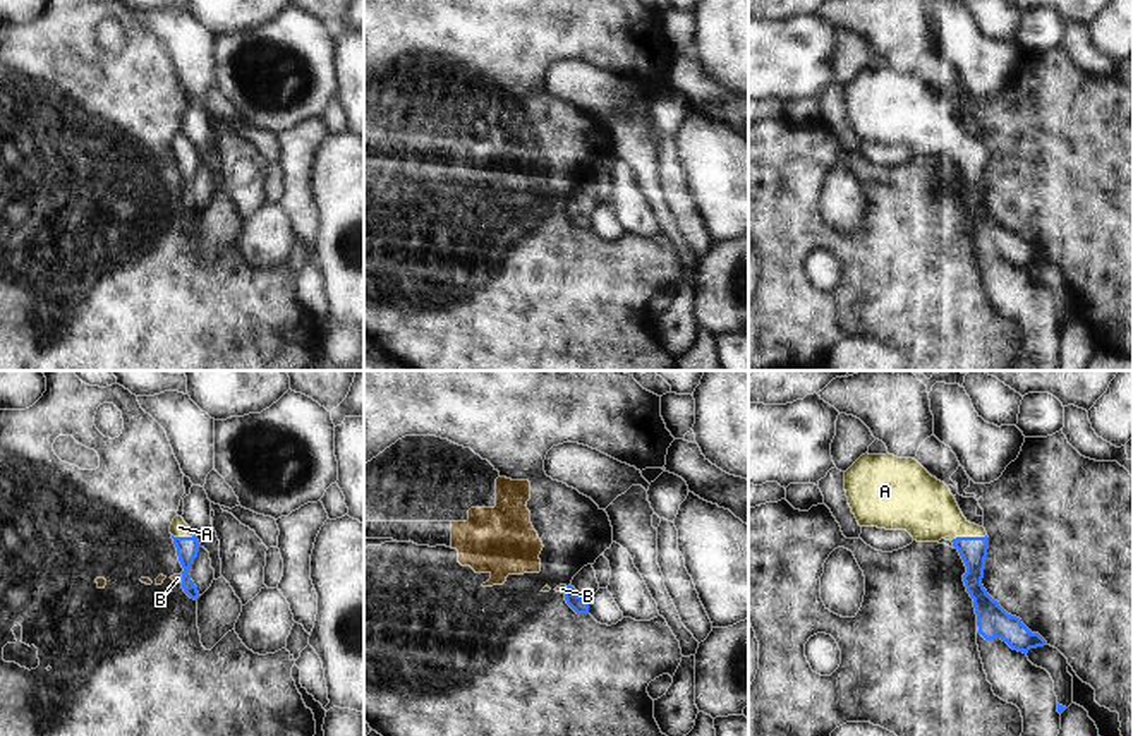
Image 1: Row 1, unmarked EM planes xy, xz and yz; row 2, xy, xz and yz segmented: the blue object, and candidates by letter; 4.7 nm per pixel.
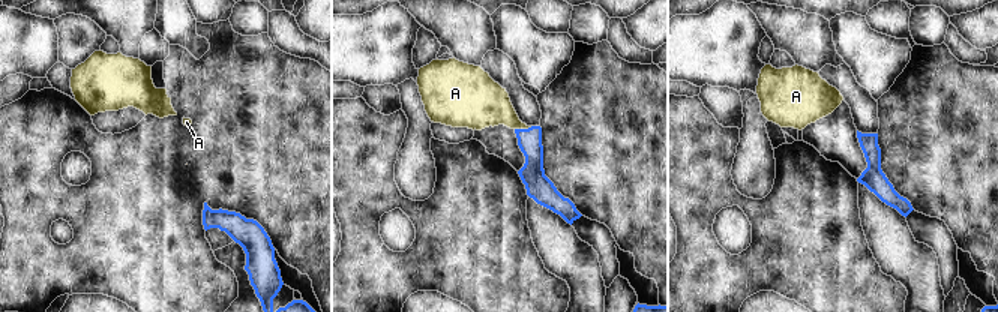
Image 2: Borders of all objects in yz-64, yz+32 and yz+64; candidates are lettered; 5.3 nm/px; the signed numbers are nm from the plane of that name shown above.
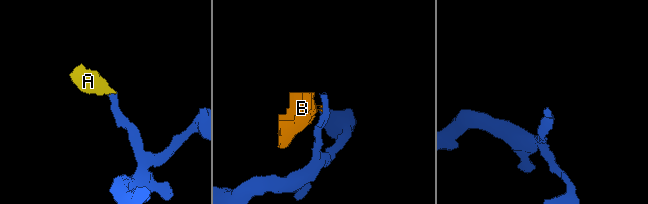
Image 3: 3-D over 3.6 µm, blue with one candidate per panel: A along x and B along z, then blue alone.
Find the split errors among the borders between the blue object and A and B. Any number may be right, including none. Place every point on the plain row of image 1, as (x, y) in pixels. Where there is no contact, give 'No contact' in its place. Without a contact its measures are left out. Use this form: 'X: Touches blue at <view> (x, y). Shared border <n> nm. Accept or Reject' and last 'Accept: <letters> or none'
A: Touches blue at yz (969, 153). Shared border 170 nm. Accept
B: Touches blue at xy (182, 194). Shared border 40 nm. Reject
Accept: A

